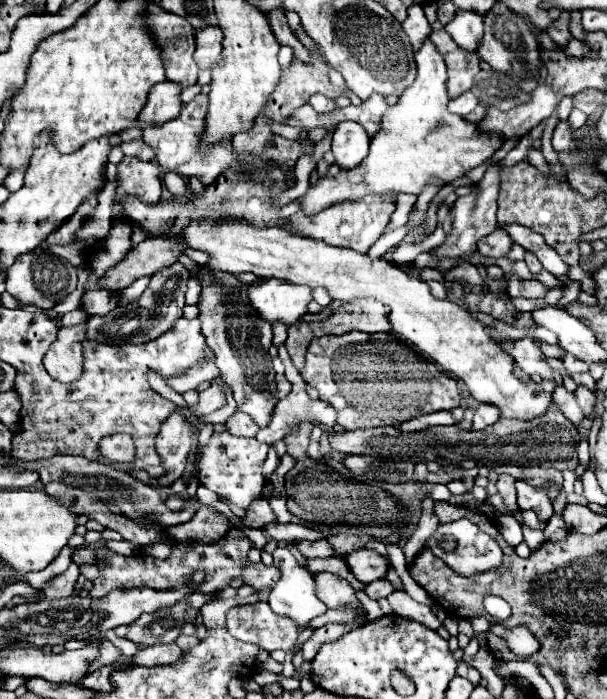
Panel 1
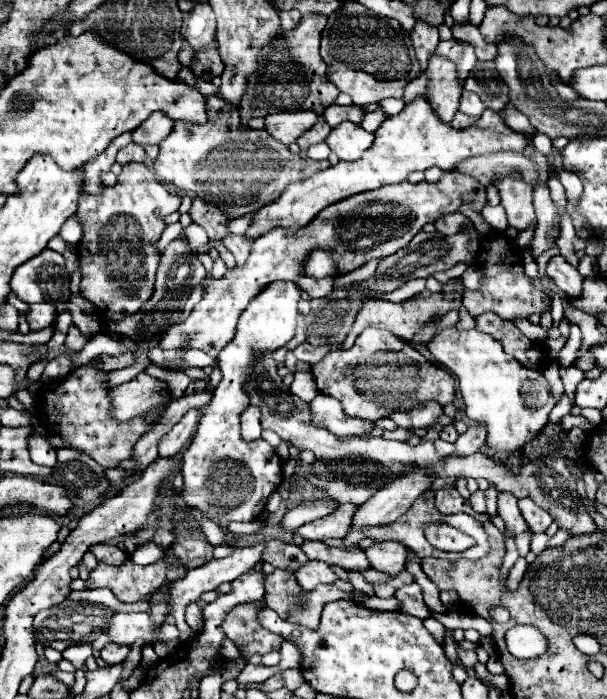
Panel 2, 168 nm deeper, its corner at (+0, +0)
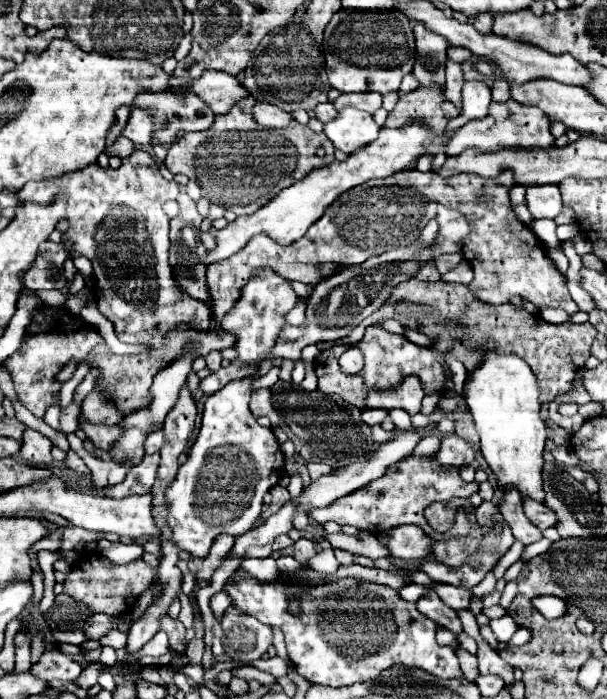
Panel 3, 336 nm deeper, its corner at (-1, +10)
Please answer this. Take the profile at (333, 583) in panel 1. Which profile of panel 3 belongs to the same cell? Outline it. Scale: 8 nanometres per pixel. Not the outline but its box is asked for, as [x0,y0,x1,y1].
[294,538,316,566]

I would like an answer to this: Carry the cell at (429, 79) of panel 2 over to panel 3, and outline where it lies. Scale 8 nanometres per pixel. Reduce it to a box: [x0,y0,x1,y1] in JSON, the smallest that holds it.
[386,88,448,134]

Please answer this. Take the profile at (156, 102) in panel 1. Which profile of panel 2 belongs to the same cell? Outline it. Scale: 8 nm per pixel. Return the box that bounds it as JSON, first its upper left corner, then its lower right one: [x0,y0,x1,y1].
[133,112,173,146]

